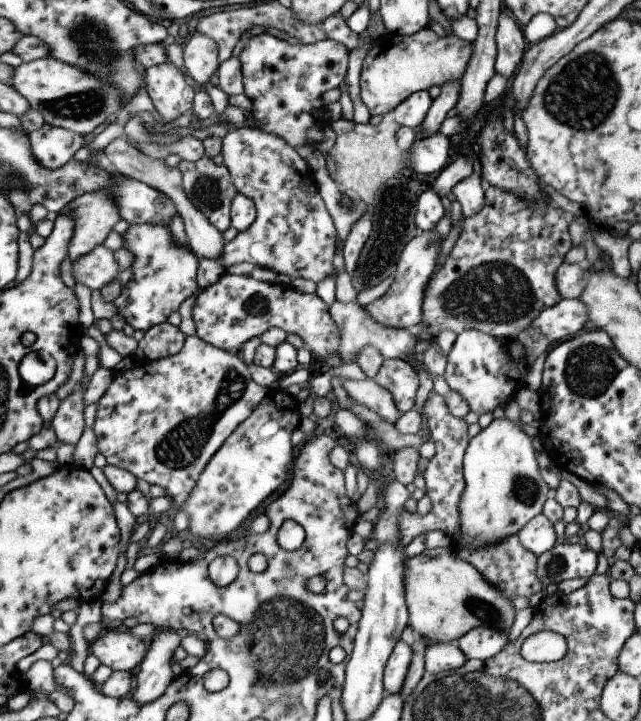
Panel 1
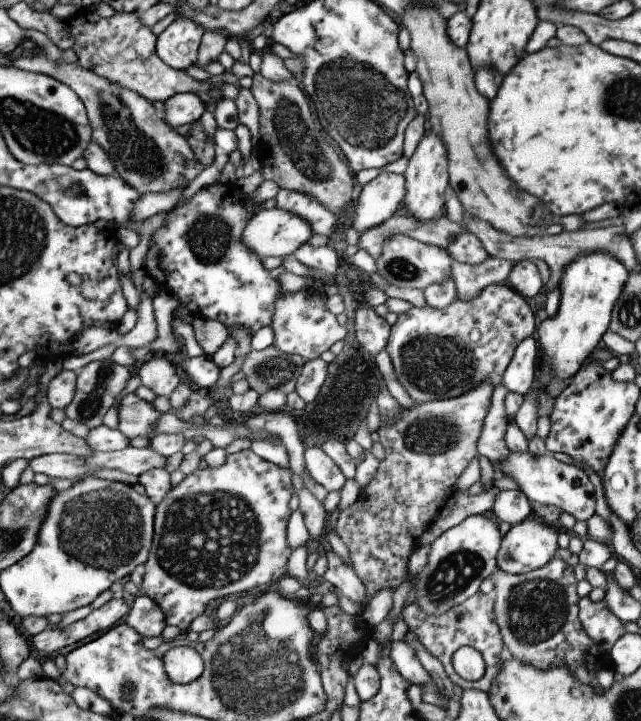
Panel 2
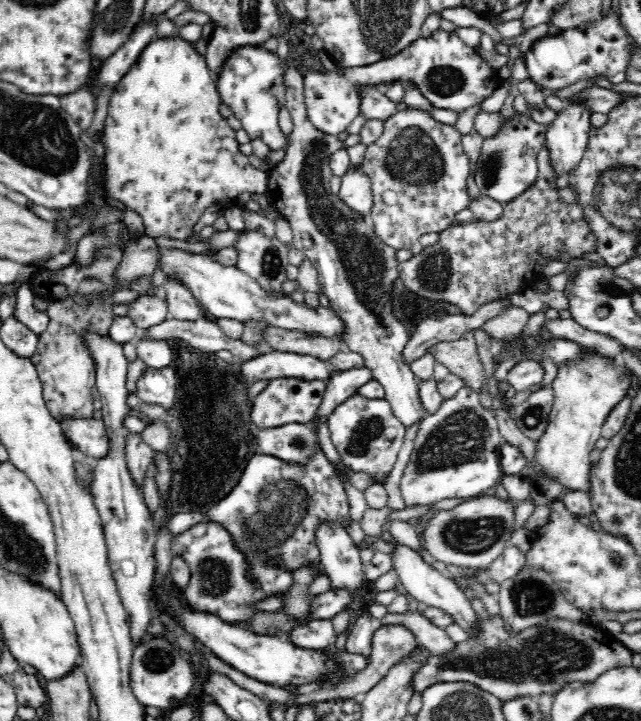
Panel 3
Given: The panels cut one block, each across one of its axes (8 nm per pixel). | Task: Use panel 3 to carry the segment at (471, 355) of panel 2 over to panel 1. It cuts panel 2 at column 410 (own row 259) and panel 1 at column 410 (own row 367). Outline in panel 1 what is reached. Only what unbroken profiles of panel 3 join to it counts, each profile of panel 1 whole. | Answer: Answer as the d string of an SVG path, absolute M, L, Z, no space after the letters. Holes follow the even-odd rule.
M385 360L373 382L383 390L387 390L389 396L393 396L399 414L405 414L415 406L419 376L409 362Z

